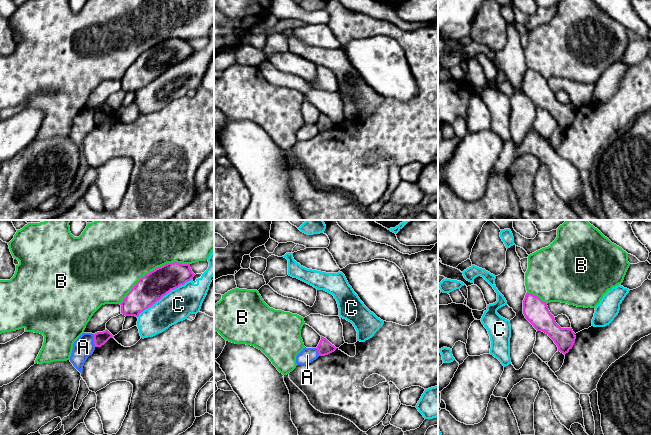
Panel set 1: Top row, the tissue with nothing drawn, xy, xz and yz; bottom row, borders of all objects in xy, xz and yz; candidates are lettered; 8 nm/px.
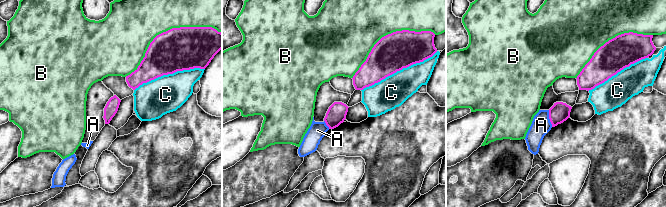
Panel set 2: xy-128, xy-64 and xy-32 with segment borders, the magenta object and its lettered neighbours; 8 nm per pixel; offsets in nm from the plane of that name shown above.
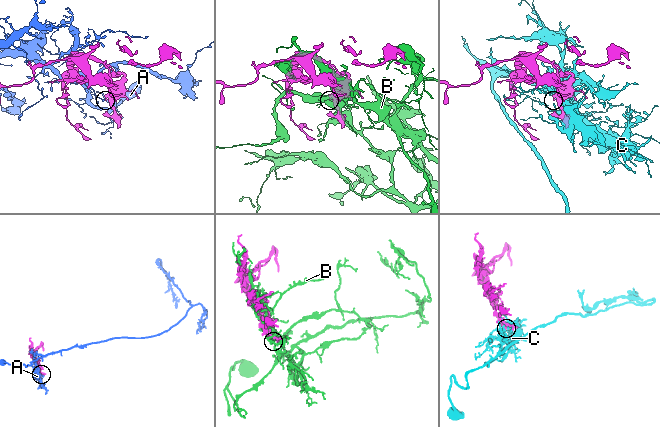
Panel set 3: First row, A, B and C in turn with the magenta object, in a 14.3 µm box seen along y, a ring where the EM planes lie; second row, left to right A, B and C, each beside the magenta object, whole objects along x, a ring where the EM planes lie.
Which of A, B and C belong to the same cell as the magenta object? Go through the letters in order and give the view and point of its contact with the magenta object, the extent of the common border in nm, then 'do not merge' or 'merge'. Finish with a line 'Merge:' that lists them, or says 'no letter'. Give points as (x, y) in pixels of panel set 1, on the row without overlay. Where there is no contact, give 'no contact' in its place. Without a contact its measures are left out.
A: contact xy (94, 116); length 110 nm; do not merge
B: contact xy (151, 47); length 650 nm; do not merge
C: contact xy (164, 71); length 550 nm; do not merge
Merge: no letter

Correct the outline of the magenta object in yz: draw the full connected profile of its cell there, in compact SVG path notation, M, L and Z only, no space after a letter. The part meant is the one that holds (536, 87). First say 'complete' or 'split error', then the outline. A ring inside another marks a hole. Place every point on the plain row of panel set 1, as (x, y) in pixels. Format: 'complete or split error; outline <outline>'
complete; outline M526 69L523 90L537 107L546 109L554 117L558 127L565 131L572 125L576 115L572 104L561 104L550 89L547 79L539 73Z

